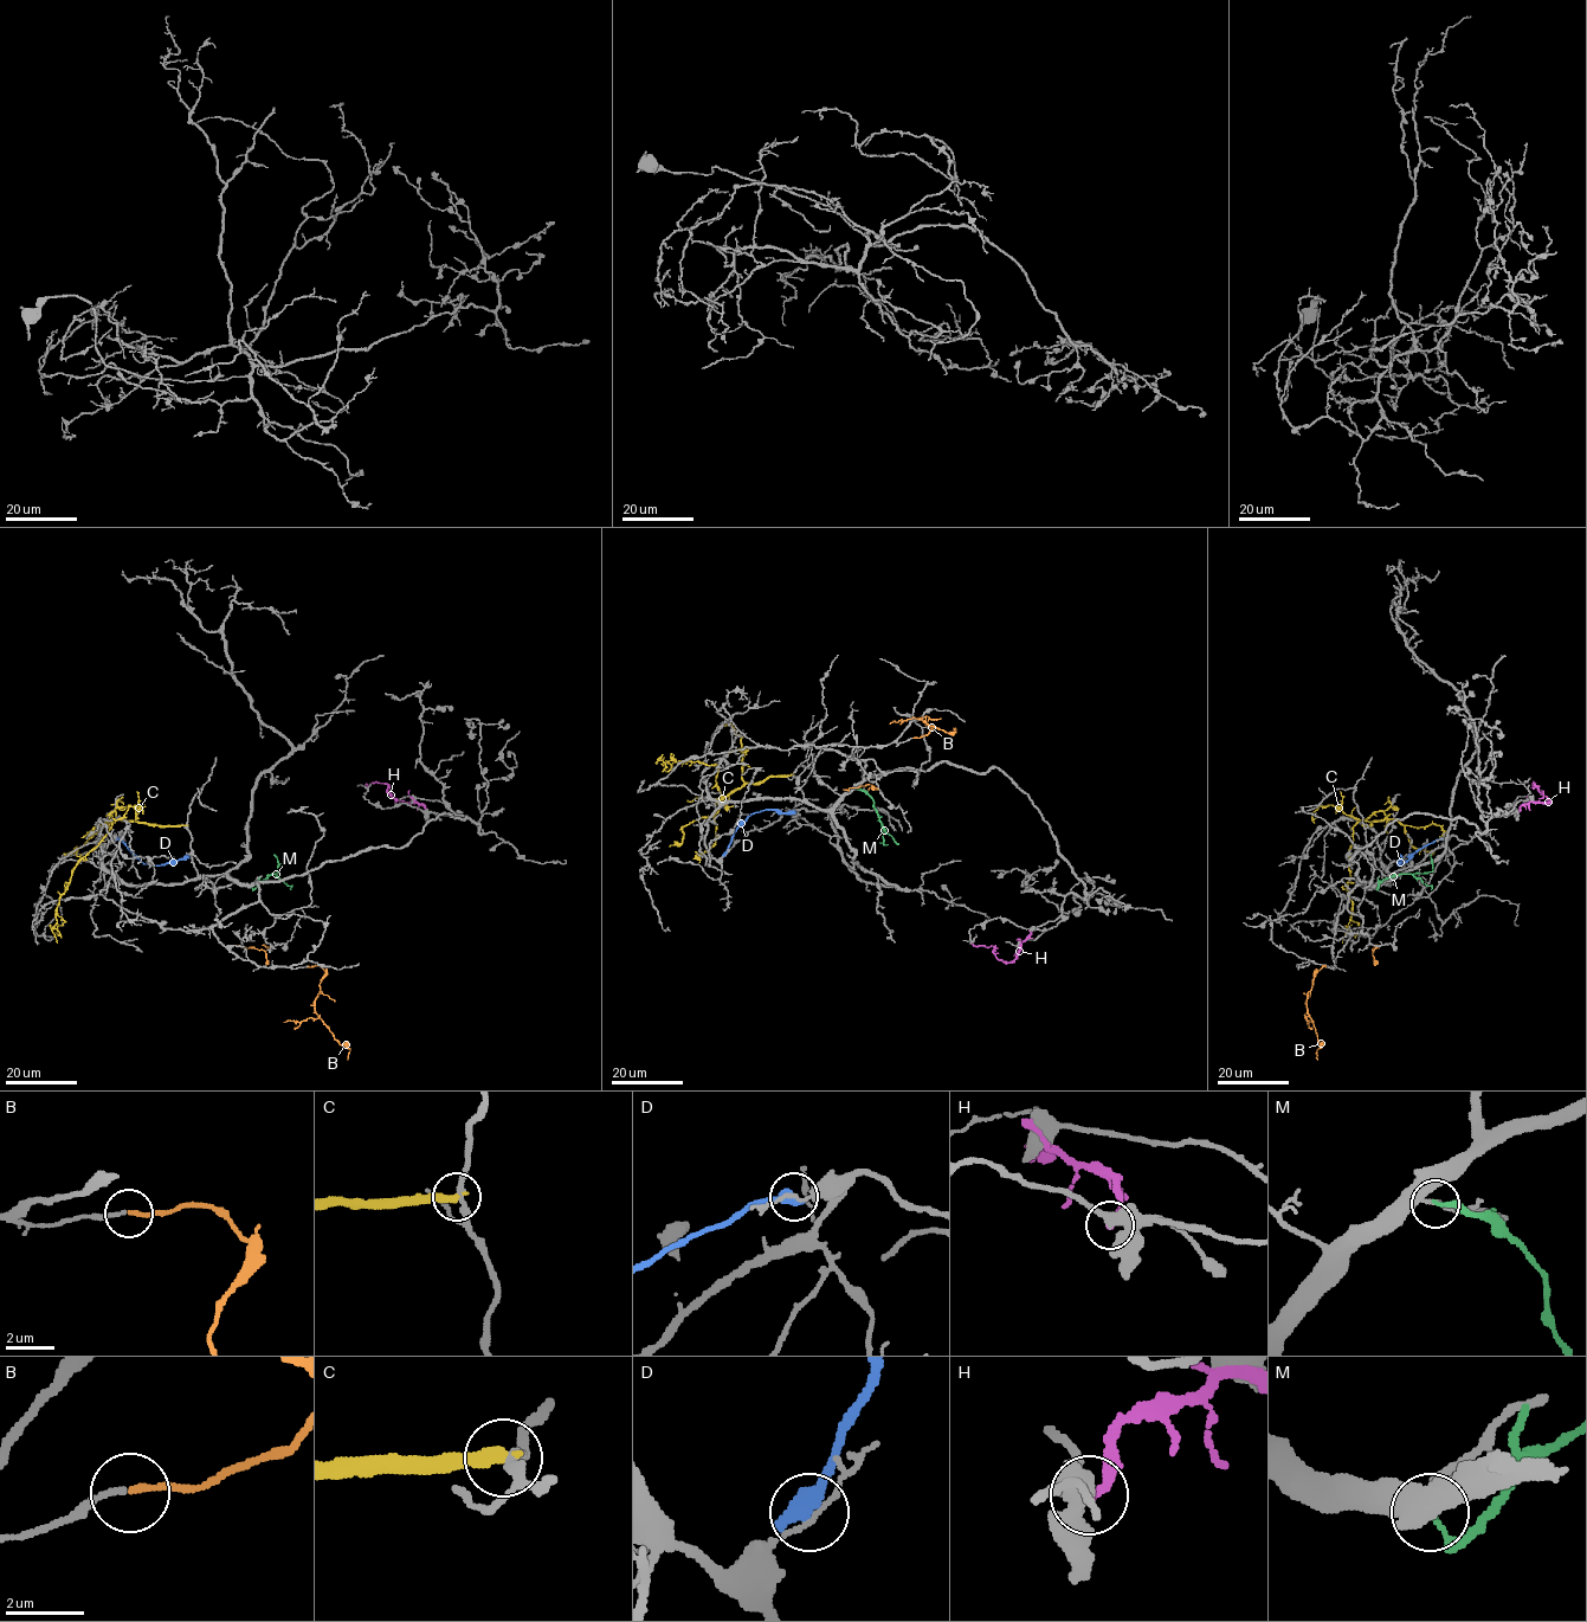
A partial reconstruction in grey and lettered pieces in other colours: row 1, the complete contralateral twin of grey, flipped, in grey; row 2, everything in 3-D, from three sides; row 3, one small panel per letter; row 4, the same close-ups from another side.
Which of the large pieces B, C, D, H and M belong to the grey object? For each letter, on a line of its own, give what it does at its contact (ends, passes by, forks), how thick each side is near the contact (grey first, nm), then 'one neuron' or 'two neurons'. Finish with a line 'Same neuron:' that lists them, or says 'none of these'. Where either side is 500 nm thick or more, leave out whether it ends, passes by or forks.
B: it ends | 150/160 nm | two neurons
C: it ends | 200/360 nm | two neurons
D: 110/500 nm | two neurons
H: it ends | 440/280 nm | two neurons
M: it ends | 140/120 nm | two neurons
Same neuron: none of these

